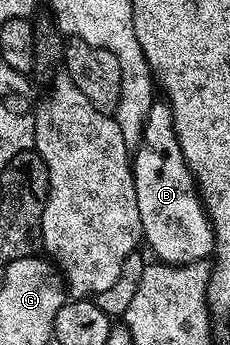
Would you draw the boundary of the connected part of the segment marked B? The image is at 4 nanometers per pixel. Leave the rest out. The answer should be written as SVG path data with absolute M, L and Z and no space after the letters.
M155 101L151 105L151 113L147 113L141 140L131 155L131 166L135 181L135 201L139 201L139 221L144 246L149 246L157 254L154 256L165 264L187 264L193 259L210 258L213 255L213 226L205 211L205 204L201 201L197 182L183 157L183 149L179 149L173 114L168 103Z

